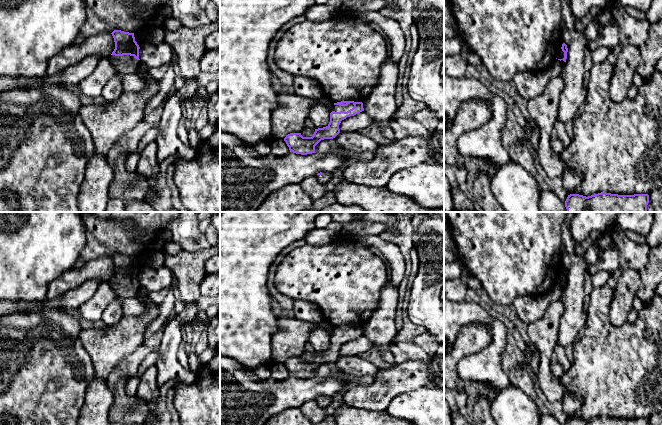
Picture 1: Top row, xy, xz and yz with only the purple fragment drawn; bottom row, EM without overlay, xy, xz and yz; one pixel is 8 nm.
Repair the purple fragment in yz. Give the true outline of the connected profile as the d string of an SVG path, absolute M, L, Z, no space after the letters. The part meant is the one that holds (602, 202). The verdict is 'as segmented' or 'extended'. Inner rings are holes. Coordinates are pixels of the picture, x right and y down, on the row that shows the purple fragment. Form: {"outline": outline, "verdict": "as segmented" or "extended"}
{"outline": "M598 193L591 196L568 195L567 212L648 212L648 194L618 195Z", "verdict": "as segmented"}

